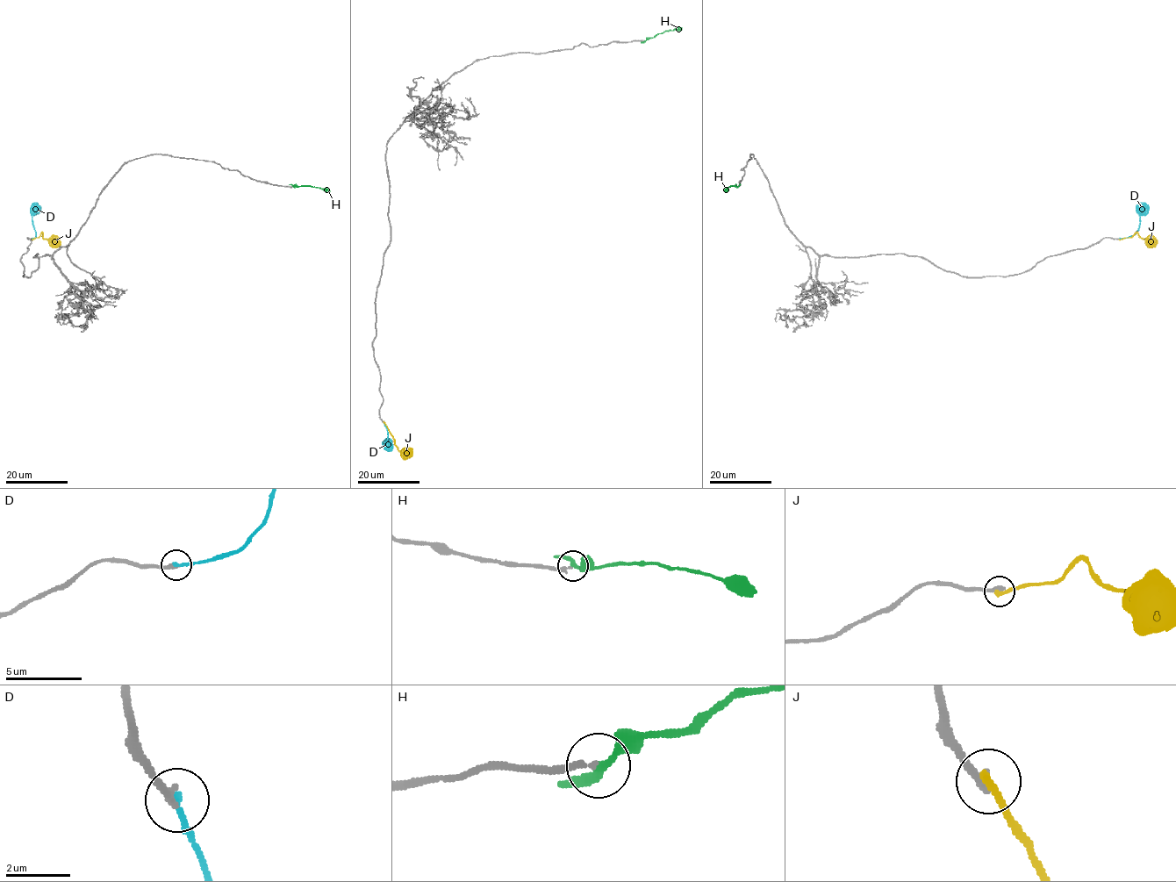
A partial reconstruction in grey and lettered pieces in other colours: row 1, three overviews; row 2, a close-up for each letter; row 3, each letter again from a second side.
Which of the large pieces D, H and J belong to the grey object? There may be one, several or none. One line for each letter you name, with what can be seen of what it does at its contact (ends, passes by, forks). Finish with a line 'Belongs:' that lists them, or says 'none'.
D: it ends there
Belongs: D

